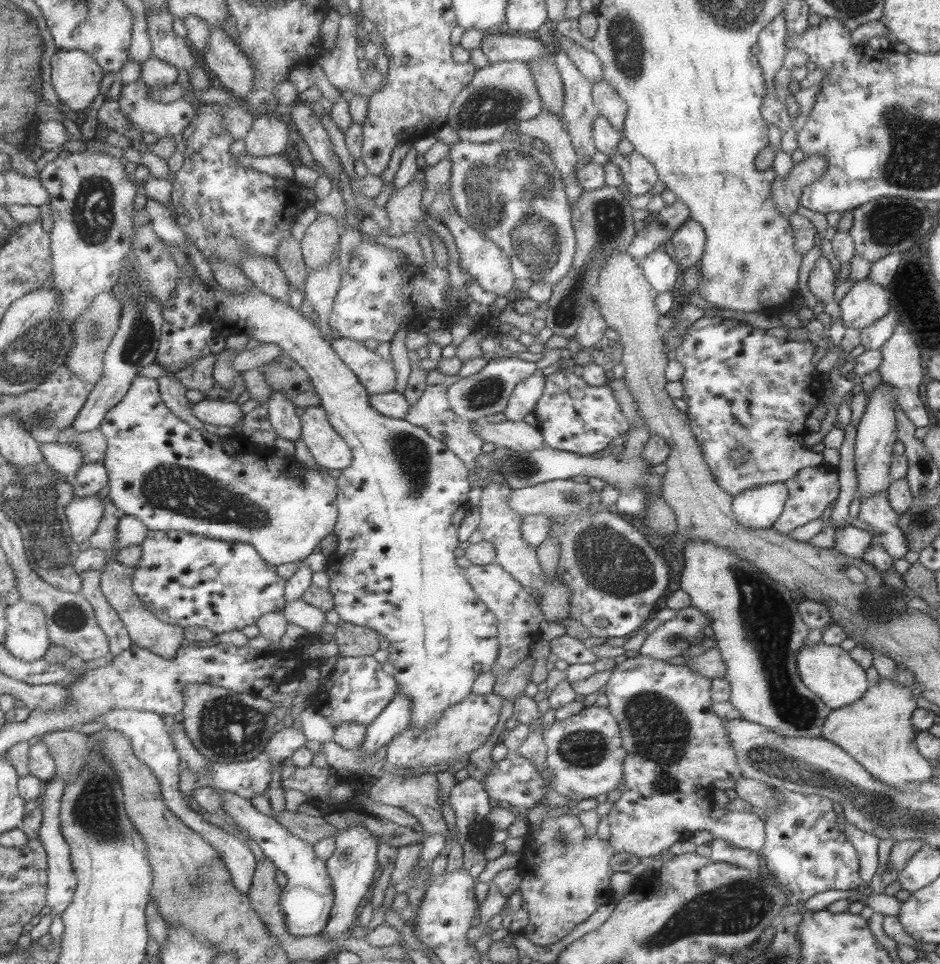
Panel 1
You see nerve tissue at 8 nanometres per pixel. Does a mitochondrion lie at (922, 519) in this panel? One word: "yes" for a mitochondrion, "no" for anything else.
yes

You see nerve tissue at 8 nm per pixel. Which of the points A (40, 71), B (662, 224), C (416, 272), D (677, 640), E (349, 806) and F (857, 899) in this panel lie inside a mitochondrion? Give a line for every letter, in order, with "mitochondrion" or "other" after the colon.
A: other
B: other
C: other
D: mitochondrion
E: other
F: other

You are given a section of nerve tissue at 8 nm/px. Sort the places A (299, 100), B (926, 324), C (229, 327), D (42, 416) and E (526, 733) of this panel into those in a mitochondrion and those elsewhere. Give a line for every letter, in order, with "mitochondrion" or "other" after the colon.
A: other
B: other
C: other
D: mitochondrion
E: other

